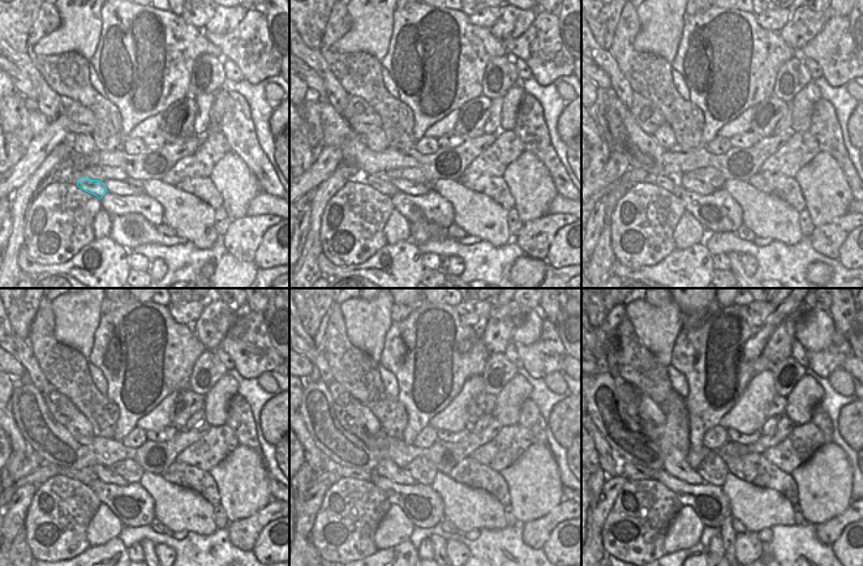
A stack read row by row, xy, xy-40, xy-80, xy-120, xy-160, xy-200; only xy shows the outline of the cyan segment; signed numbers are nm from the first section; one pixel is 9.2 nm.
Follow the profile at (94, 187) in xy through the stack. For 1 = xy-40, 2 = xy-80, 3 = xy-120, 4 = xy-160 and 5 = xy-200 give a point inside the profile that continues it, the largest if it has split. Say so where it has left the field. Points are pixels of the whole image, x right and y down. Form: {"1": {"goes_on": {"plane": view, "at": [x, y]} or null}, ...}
{"1": {"goes_on": {"plane": "xy-40", "at": [385, 187]}}, "2": {"goes_on": {"plane": "xy-80", "at": [670, 184]}}, "3": {"goes_on": {"plane": "xy-120", "at": [85, 476]}}, "4": {"goes_on": {"plane": "xy-160", "at": [342, 471]}}, "5": {"goes_on": {"plane": "xy-200", "at": [632, 472]}}}

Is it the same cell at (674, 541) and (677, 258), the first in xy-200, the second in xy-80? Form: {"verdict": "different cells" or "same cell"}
{"verdict": "different cells"}

